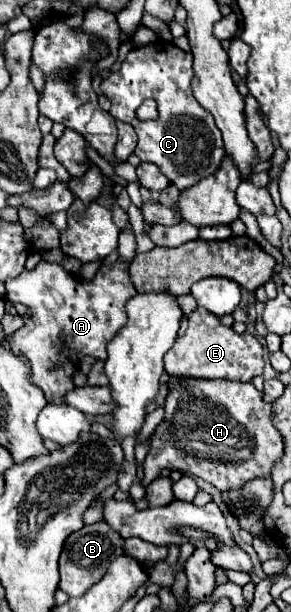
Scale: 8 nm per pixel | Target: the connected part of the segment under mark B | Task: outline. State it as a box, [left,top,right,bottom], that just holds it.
[59,522,123,596]

